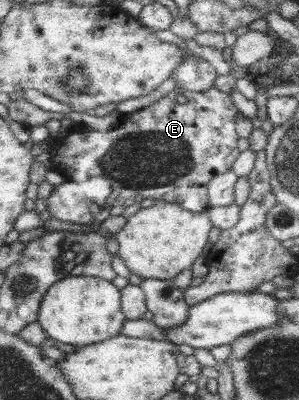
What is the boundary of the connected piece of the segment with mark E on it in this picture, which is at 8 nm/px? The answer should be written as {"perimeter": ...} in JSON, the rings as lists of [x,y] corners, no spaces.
{"perimeter":[[[176,86],[172,92],[147,107],[121,116],[117,127],[106,132],[88,129],[67,136],[58,136],[48,154],[47,162],[63,172],[74,182],[91,178],[105,178],[112,185],[107,205],[129,207],[143,199],[165,200],[178,203],[192,212],[202,212],[211,207],[209,187],[215,176],[234,169],[239,157],[239,109],[229,93],[211,86],[207,91],[193,92]]]}

